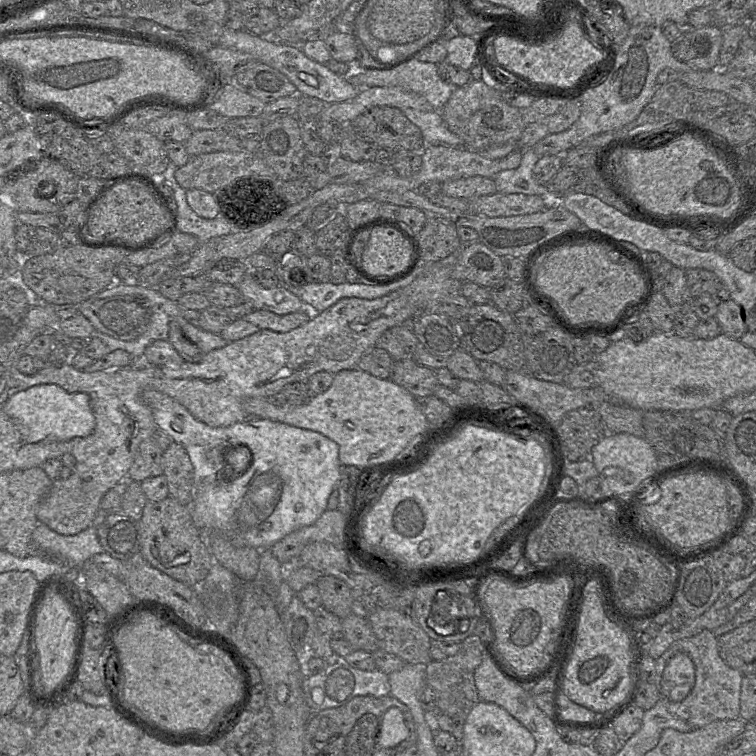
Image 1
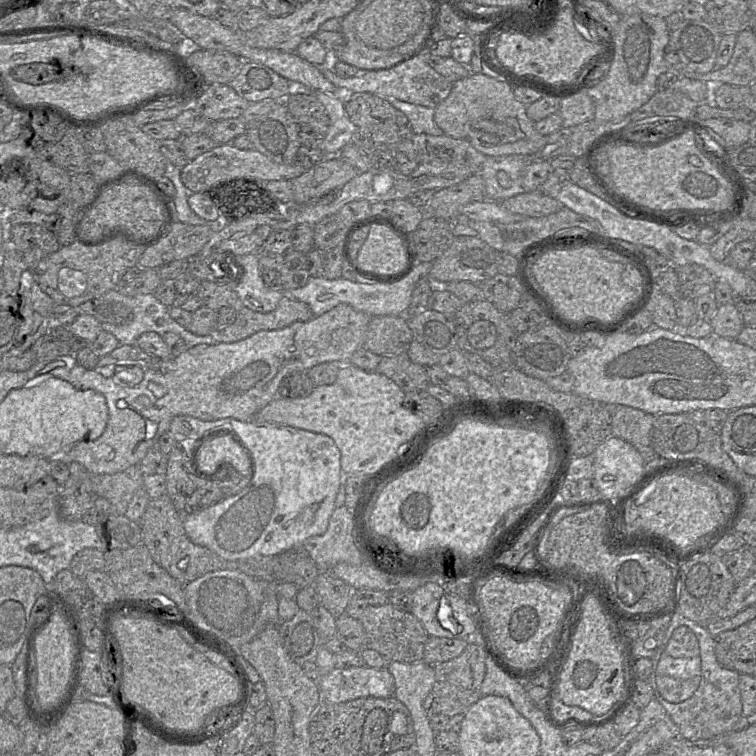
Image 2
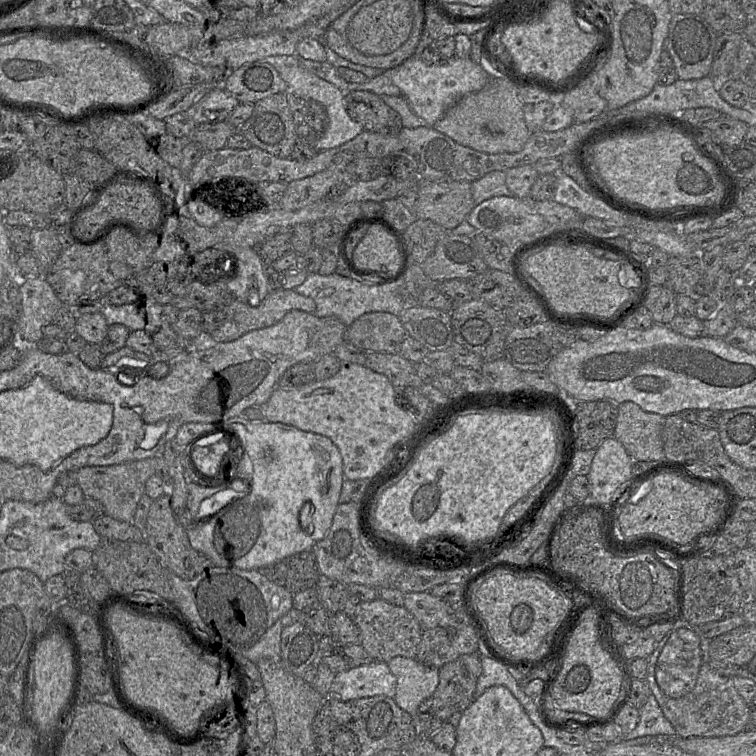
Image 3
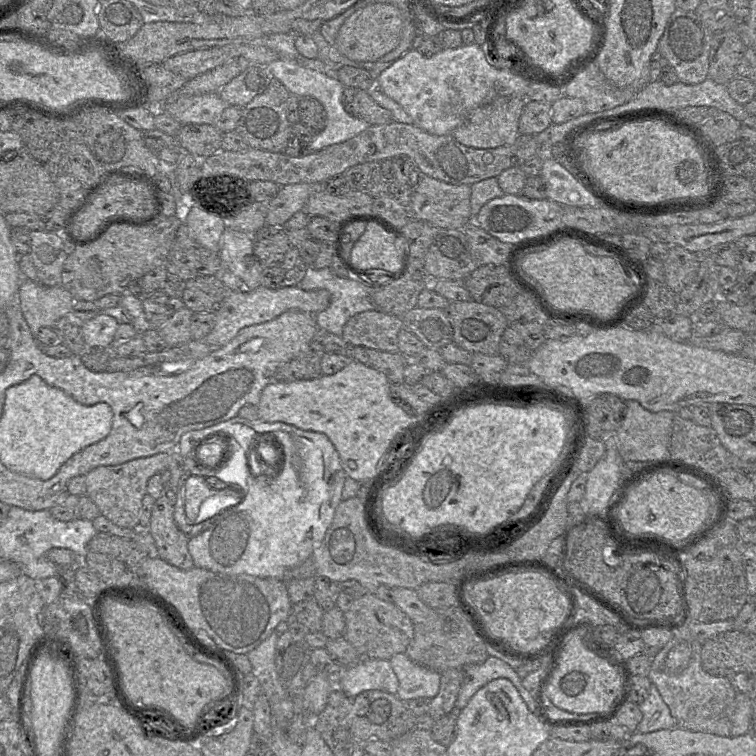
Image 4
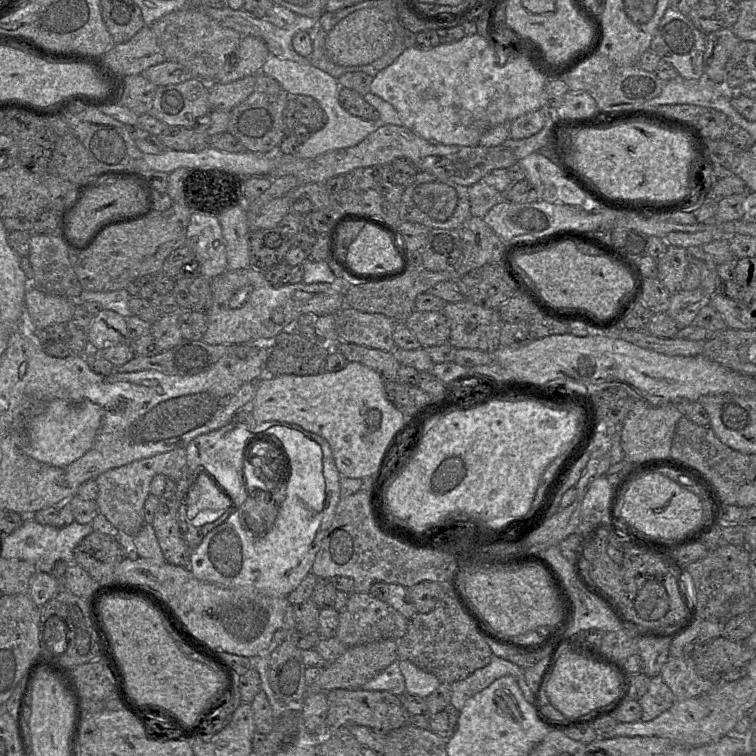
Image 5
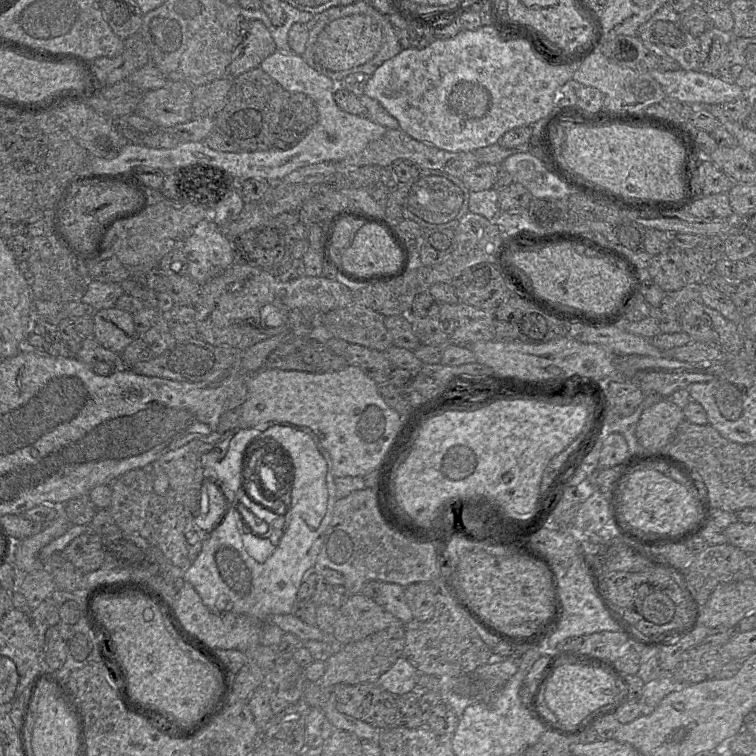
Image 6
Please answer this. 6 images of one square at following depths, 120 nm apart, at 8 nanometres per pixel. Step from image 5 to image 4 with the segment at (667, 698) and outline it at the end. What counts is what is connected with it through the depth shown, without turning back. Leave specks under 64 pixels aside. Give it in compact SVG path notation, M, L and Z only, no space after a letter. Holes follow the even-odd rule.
M652 683L646 698L638 707L642 713L642 720L636 728L636 732L648 733L662 729L672 729L676 726L675 719L668 706Z

